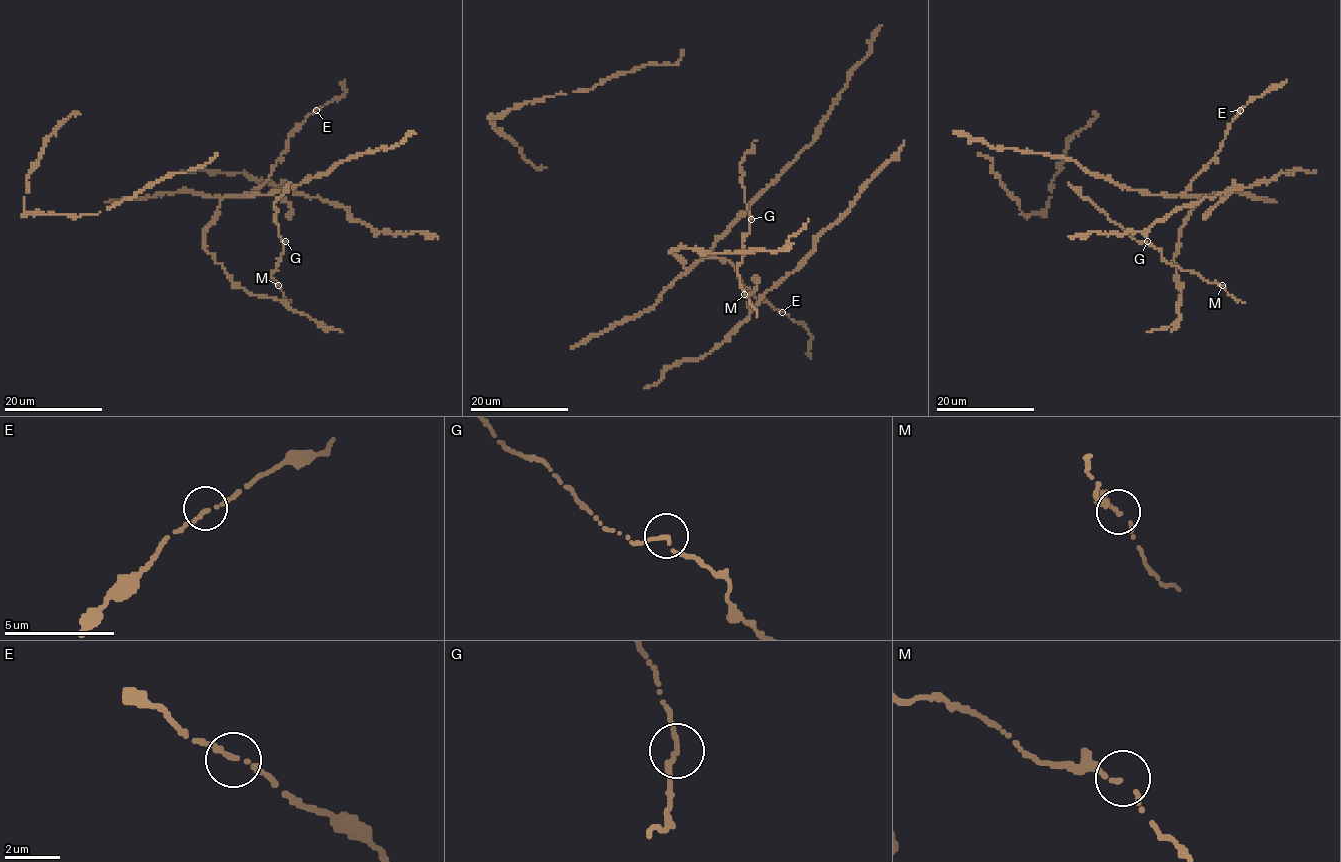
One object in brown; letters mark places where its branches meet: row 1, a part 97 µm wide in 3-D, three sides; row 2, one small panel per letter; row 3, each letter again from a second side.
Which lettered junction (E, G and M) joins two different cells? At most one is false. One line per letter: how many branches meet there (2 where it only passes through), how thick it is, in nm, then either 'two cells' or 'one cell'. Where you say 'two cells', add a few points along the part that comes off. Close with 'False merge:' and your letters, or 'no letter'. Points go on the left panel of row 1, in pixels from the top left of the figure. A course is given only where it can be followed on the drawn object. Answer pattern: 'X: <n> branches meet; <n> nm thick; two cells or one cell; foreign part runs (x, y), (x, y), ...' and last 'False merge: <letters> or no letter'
E: 2 branches meet; 180 nm thick; one cell
G: 2 branches meet; 150 nm thick; one cell
M: 2 branches meet; 140 nm thick; one cell
False merge: no letter

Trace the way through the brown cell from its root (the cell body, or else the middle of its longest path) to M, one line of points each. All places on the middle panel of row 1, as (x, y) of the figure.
M: (750, 225), (750, 232), (743, 241), (743, 261), (738, 266), (744, 294)

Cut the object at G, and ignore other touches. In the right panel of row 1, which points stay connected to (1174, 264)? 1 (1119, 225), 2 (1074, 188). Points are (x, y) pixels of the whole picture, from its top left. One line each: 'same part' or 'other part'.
1: other part
2: other part

